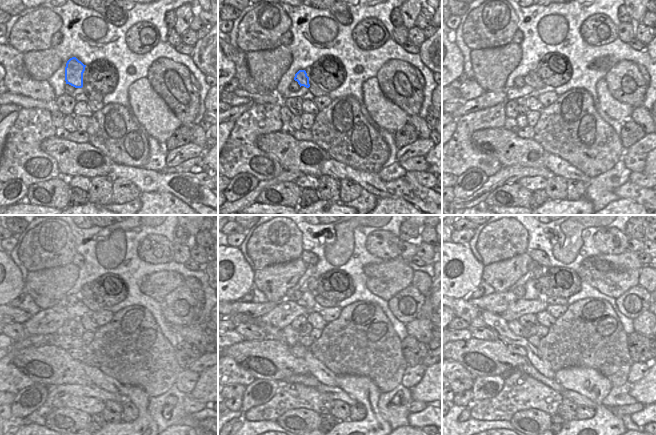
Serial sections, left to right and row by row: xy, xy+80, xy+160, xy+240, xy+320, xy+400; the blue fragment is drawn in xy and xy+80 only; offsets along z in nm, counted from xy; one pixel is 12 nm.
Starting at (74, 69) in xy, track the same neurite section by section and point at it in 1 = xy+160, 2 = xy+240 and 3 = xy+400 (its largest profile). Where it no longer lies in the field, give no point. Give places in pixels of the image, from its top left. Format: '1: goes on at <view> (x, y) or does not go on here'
1: goes on at xy+160 (529, 80)
2: goes on at xy+240 (94, 306)
3: goes on at xy+400 (550, 300)

